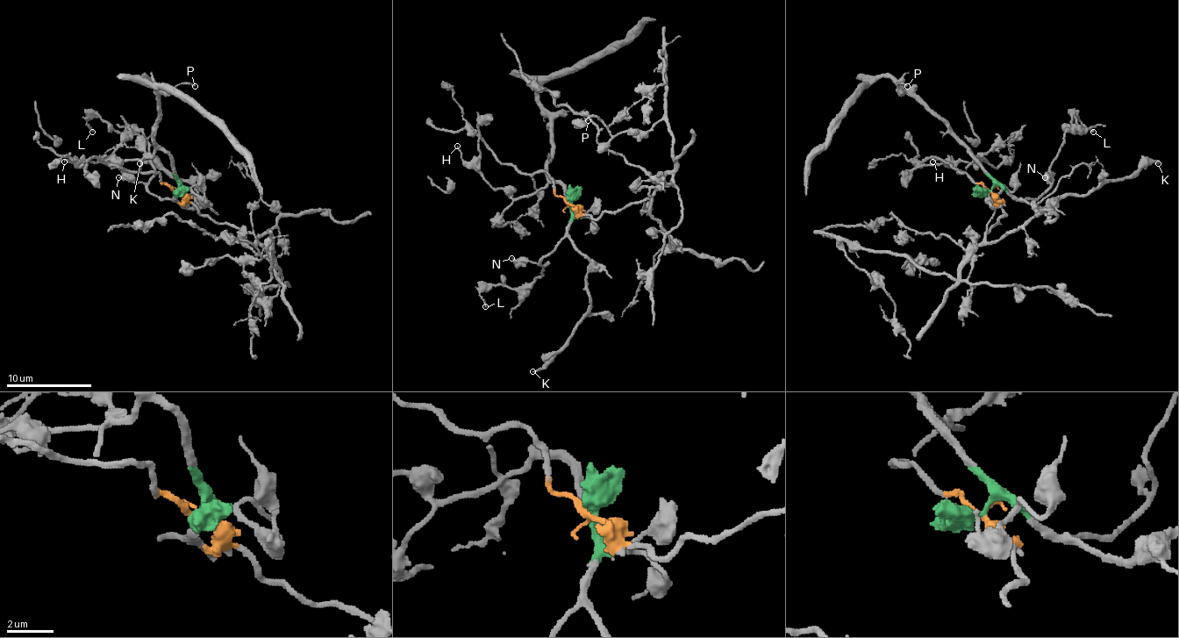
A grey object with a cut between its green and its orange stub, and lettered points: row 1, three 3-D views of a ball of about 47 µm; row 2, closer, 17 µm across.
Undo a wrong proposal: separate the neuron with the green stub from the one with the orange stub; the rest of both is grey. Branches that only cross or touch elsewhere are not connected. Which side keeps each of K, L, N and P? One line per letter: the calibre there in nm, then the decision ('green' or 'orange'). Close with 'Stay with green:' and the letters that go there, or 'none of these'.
K: 240 nm thick; green
L: 140 nm thick; green
N: 360 nm thick; green
P: 110 nm thick; green
Stay with green: K, L, N, P

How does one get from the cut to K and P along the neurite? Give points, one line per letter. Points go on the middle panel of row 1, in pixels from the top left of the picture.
K: (570, 203), (568, 235), (588, 261), (589, 307), (564, 343), (532, 371)
P: (570, 203), (566, 190), (547, 173), (552, 122), (575, 111), (588, 120)

